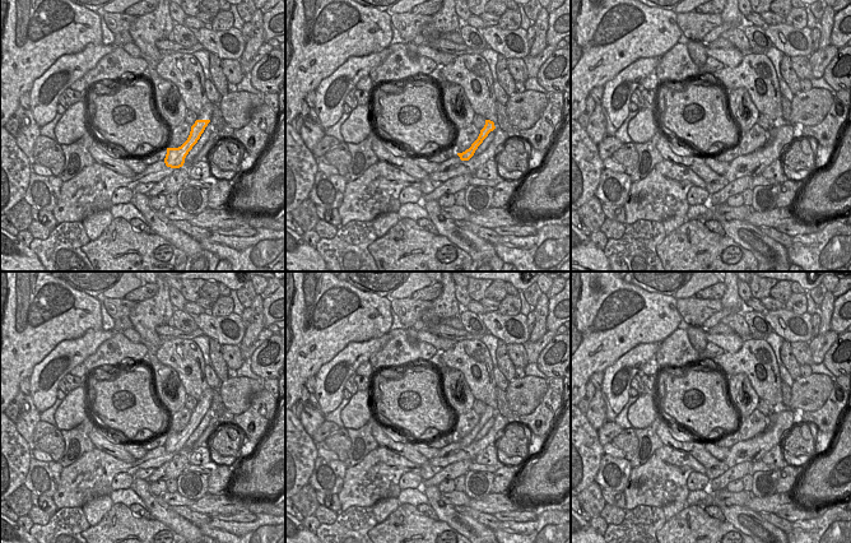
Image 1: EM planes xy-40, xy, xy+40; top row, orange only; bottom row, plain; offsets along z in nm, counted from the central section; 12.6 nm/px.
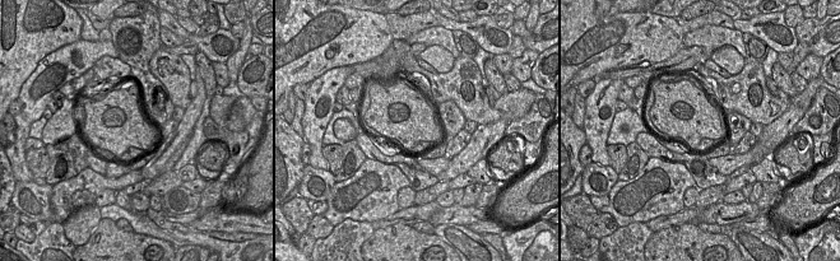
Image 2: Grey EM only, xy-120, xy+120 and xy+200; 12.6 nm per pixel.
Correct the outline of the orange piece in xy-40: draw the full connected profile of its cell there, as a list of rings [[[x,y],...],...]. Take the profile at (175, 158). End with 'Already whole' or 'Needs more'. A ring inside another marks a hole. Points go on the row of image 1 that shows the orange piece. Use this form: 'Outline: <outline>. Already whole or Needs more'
Outline: [[[196,120],[195,124],[191,126],[187,140],[181,147],[167,148],[167,154],[164,158],[164,163],[167,167],[180,168],[183,166],[186,156],[197,143],[209,122],[210,120]]]. Already whole

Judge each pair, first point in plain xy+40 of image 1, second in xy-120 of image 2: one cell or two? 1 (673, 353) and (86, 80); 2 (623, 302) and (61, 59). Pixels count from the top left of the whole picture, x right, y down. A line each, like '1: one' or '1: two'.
1: one
2: two

